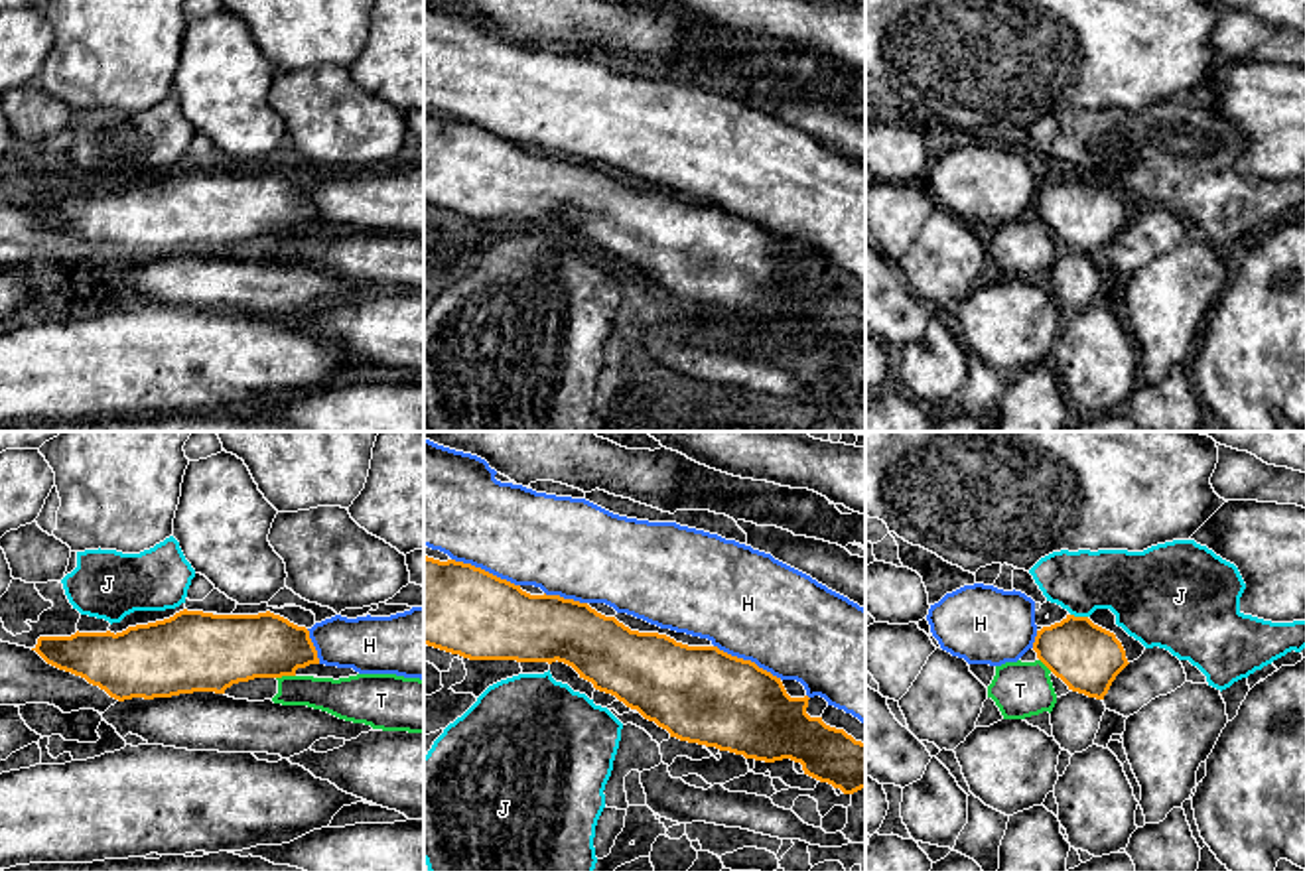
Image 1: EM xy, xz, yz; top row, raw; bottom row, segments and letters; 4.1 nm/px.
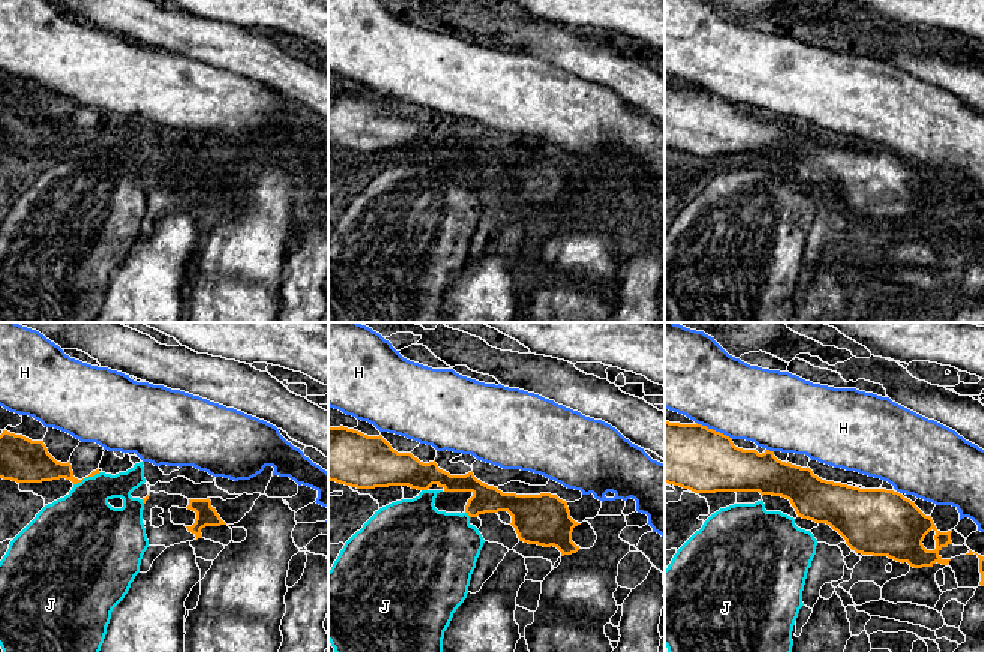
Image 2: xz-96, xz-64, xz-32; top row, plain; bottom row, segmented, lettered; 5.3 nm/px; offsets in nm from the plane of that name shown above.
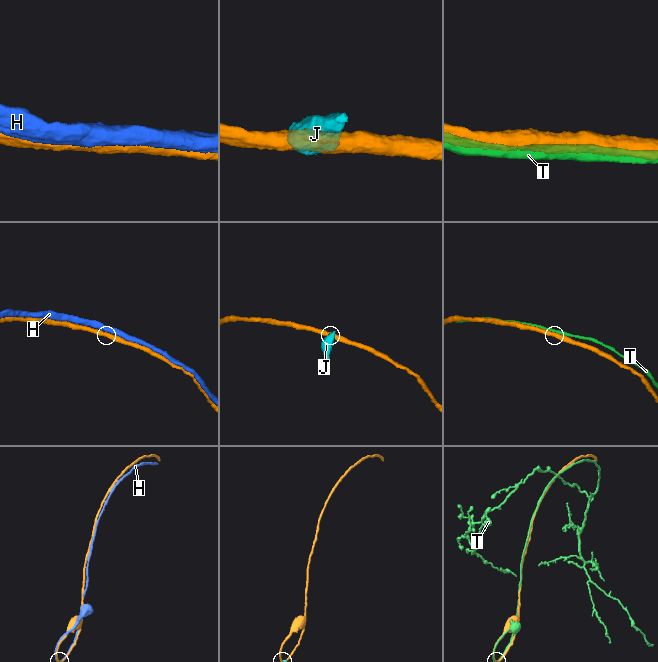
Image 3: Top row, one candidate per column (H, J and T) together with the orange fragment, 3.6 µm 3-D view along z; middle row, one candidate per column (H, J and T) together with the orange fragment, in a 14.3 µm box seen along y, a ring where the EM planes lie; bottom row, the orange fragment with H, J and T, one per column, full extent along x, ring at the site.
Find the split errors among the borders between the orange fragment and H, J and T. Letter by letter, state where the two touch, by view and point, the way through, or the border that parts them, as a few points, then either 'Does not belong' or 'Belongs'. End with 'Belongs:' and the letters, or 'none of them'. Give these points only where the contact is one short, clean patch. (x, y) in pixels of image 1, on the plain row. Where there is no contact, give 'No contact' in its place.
H: Touches orange at xz (483, 129). Does not belong
J: Touches orange at yz (1079, 176). Boundary: yz (1071, 172), (1087, 176). Does not belong
T: Touches orange at xy (284, 233). Does not belong
Belongs: none of them

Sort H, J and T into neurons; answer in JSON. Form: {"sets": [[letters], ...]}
{"sets": [["H"], ["J"], ["T"]]}

